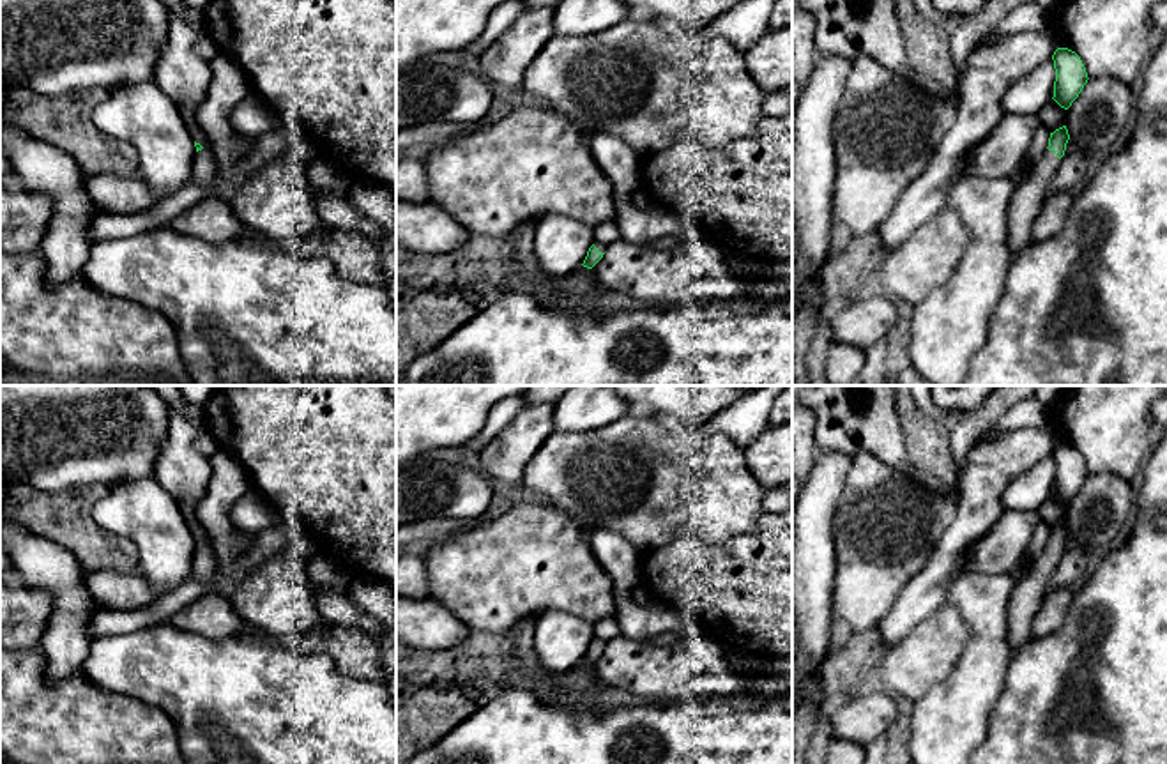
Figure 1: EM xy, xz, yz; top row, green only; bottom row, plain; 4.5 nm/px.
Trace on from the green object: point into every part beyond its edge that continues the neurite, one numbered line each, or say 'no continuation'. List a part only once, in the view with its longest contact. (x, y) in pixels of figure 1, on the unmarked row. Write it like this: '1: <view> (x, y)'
1: yz (1028, 595)

